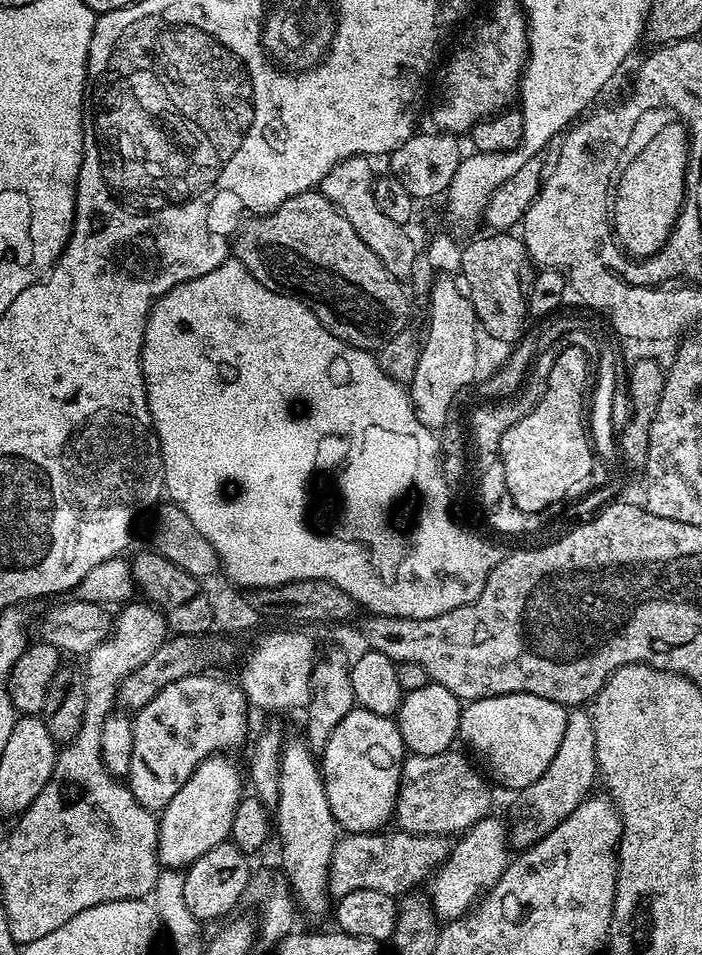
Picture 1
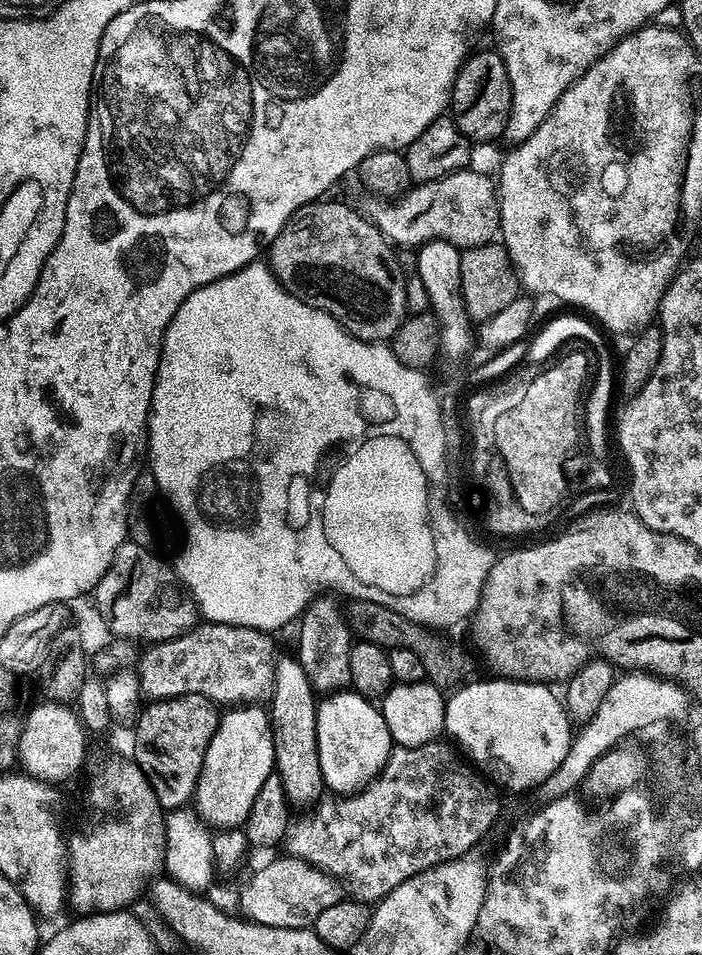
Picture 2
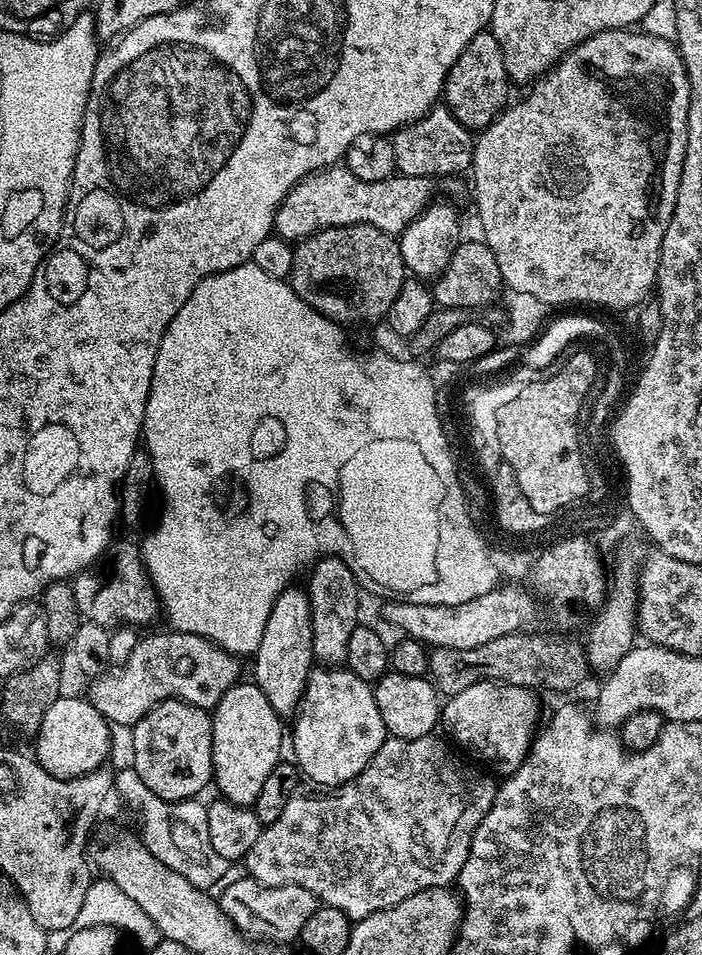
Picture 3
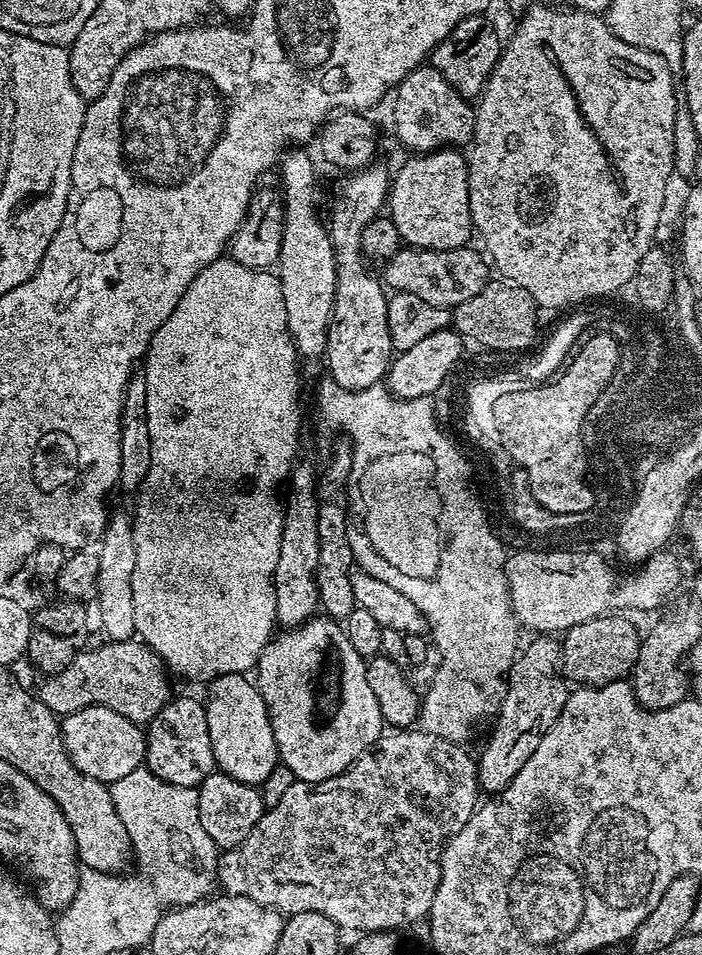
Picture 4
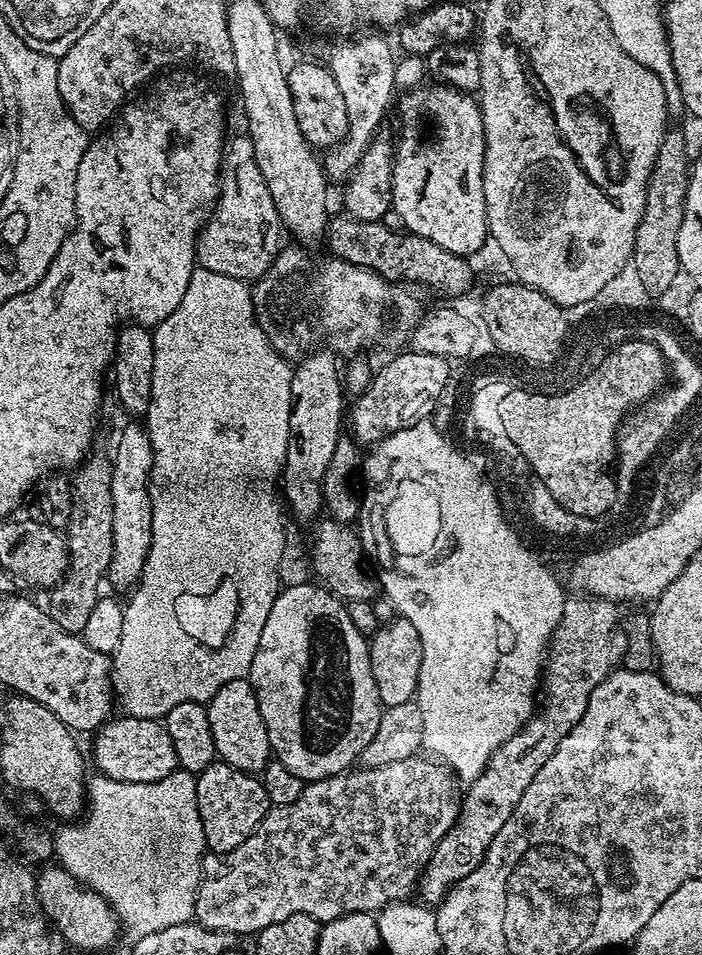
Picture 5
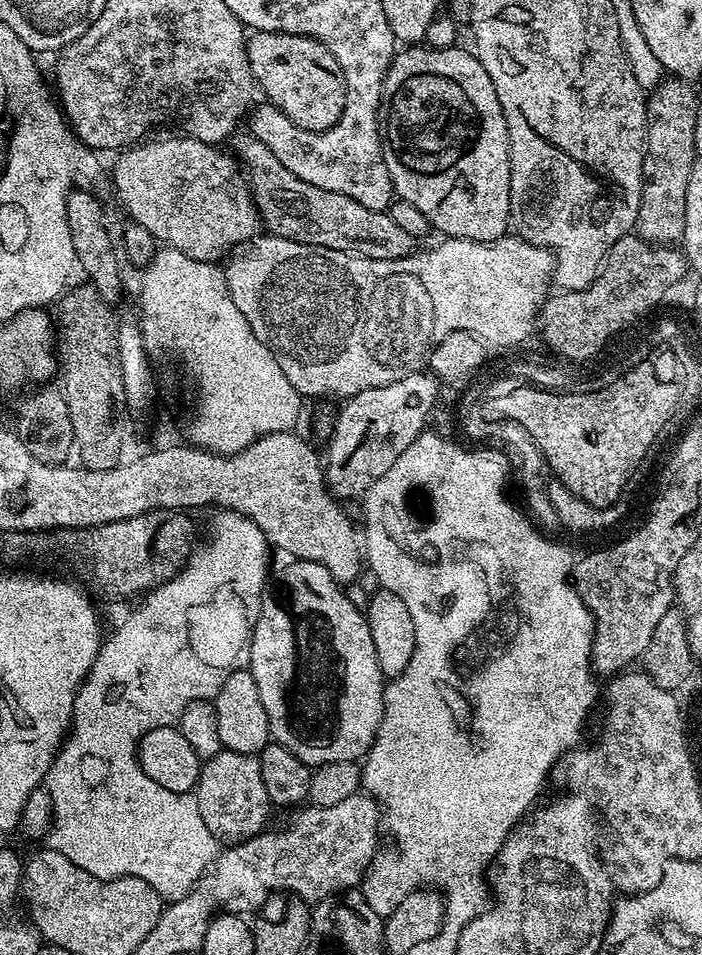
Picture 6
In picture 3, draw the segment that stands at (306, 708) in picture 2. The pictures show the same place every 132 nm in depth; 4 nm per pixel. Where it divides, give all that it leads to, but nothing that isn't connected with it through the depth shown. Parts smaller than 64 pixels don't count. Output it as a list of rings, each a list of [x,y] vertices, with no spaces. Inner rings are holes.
[[[296,587],[285,588],[274,602],[270,618],[266,618],[266,630],[262,630],[262,642],[258,642],[258,650],[251,661],[251,679],[262,690],[262,694],[266,694],[270,706],[274,706],[282,718],[295,717],[308,676],[314,670],[312,611],[307,591],[303,587]]]

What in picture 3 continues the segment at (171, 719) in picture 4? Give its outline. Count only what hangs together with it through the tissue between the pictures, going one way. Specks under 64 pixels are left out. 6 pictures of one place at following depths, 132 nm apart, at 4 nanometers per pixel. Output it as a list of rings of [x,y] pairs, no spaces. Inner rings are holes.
[[[164,700],[151,708],[139,722],[131,725],[132,760],[131,767],[135,768],[138,778],[146,782],[154,794],[163,800],[191,801],[204,787],[213,783],[212,775],[212,718],[209,709],[199,708],[184,700]]]

